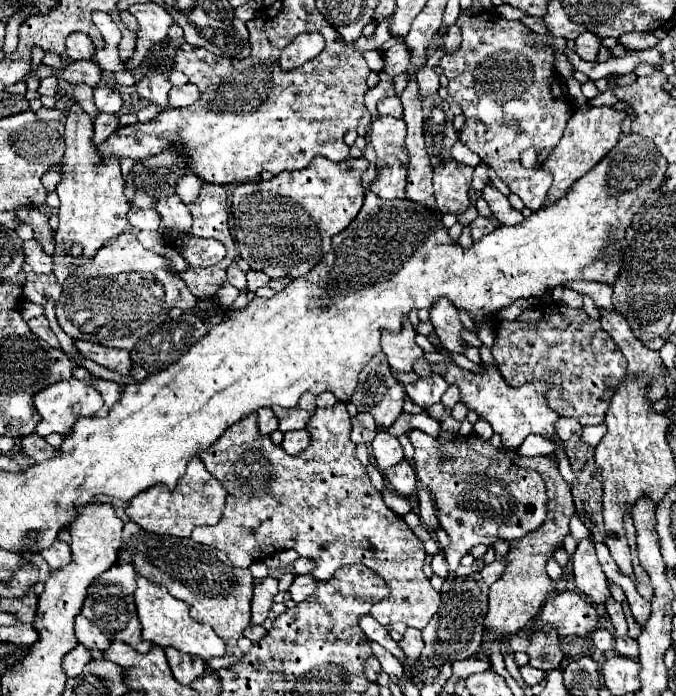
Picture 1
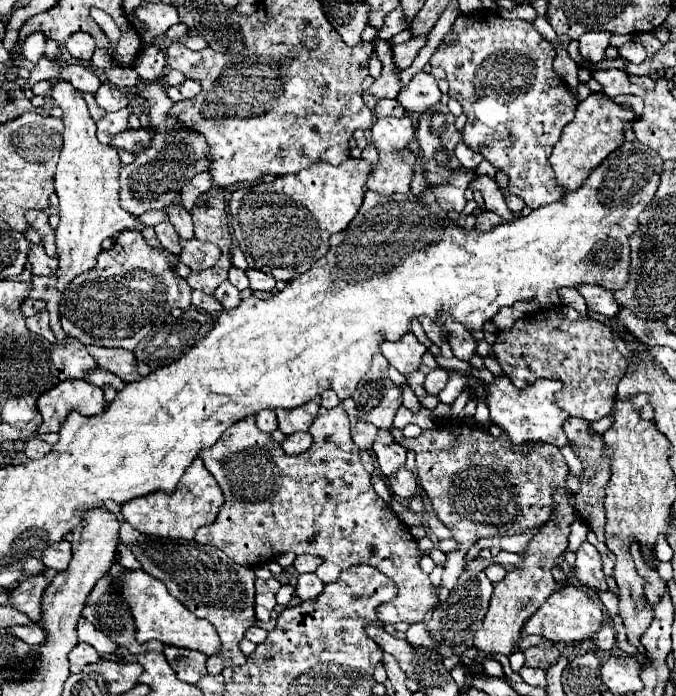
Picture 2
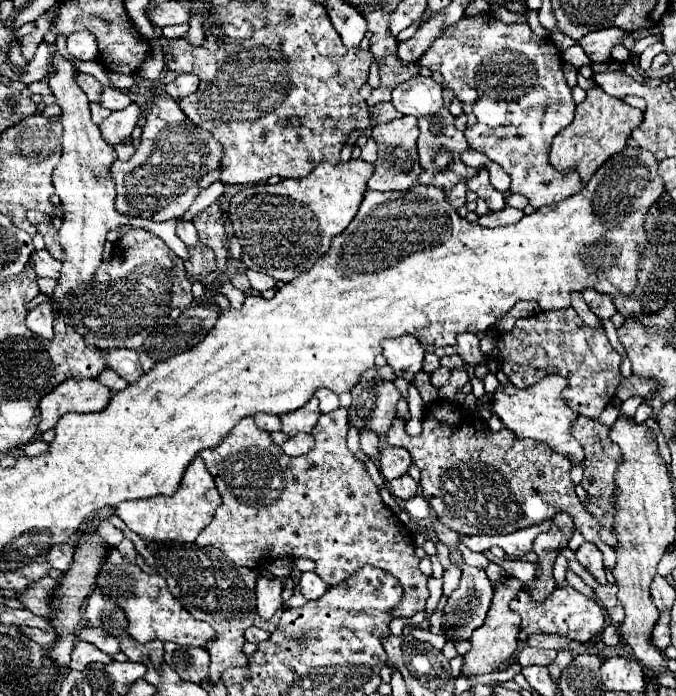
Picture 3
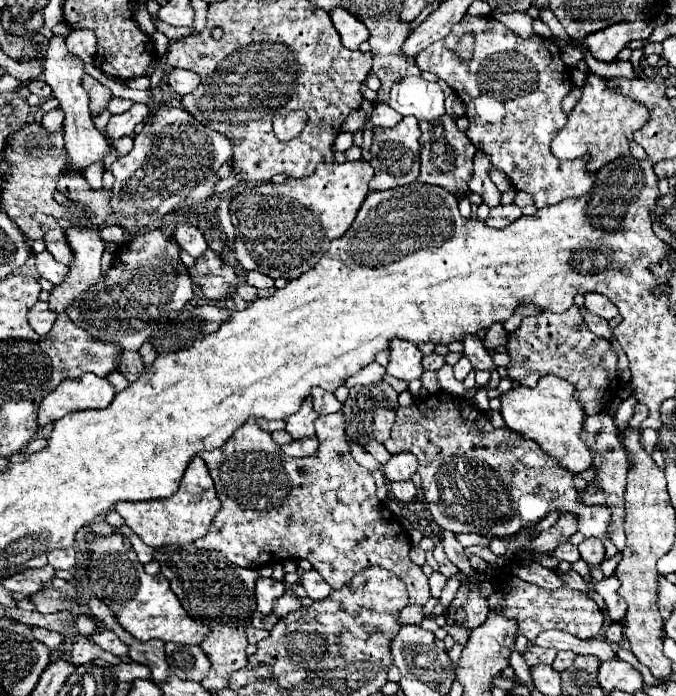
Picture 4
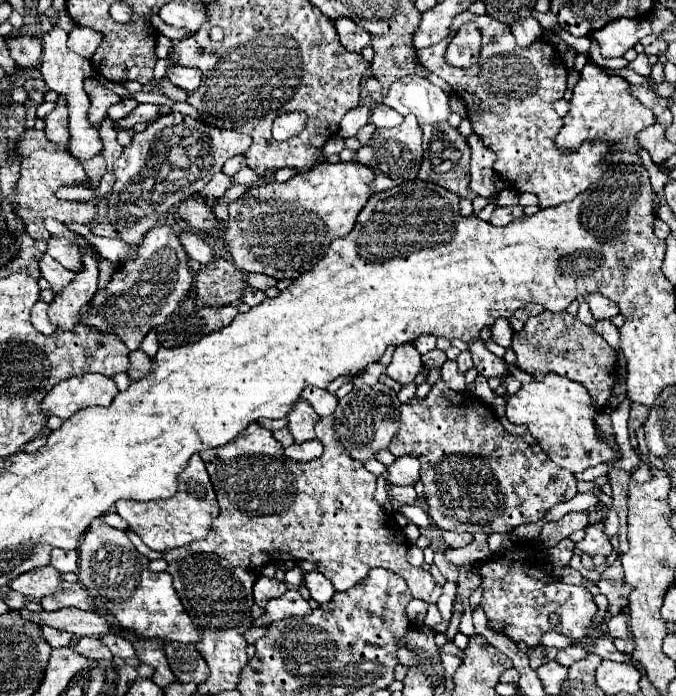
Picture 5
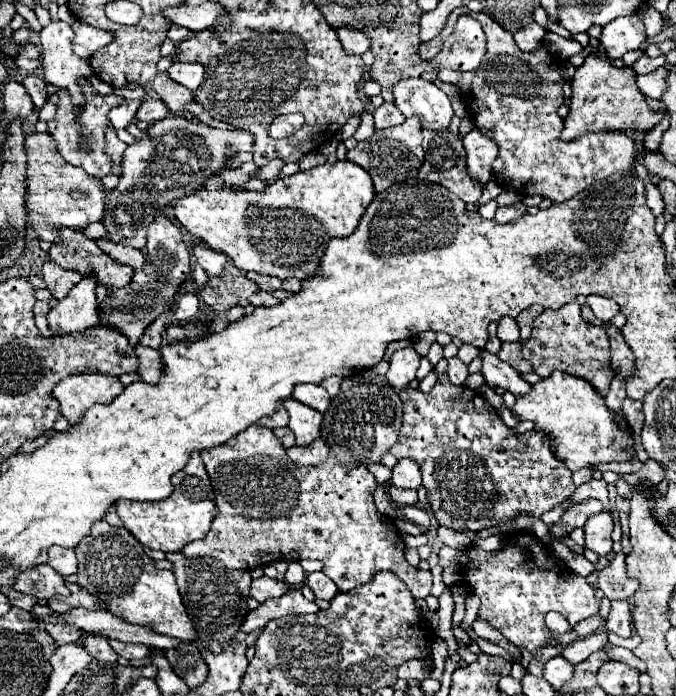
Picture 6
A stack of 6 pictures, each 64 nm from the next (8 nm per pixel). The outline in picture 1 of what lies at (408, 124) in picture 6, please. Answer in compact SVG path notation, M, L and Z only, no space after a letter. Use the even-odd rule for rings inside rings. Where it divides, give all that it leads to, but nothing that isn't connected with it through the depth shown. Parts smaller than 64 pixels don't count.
M380 116L370 126L370 144L378 154L376 180L370 190L382 198L404 198L408 178L408 154L404 152L406 122L392 116Z

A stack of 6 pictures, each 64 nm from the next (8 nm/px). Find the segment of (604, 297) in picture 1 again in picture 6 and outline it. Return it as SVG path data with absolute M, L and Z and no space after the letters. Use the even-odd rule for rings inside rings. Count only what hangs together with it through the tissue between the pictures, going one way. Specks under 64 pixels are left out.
M588 296L588 306L592 308L594 316L602 322L610 322L620 312L618 304L610 298L604 298L604 296Z

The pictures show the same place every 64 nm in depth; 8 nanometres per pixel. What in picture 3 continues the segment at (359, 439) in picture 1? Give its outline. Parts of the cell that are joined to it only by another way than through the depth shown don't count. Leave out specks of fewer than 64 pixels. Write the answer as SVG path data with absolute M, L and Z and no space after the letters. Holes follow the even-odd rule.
M360 432L360 448L372 458L372 460L378 460L378 436L374 432Z

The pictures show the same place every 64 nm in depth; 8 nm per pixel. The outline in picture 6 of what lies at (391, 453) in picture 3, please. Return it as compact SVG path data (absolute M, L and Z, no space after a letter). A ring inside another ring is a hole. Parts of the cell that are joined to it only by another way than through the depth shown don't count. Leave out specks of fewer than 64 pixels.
M398 460L398 464L392 470L392 484L396 488L406 488L406 490L418 490L422 488L422 478L420 478L420 470L418 464L412 460Z

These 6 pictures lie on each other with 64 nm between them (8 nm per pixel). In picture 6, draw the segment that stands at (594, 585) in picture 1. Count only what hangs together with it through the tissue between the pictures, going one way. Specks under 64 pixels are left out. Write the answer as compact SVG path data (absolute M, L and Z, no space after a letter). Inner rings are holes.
M602 510L600 514L594 514L584 524L586 532L586 548L594 550L600 556L606 556L612 550L612 516L608 510Z

